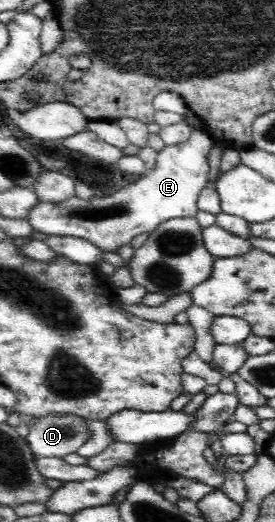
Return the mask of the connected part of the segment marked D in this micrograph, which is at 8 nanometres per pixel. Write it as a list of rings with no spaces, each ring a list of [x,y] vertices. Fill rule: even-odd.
[[[64,412],[29,420],[28,441],[36,458],[63,457],[77,453],[92,436],[86,418]]]

